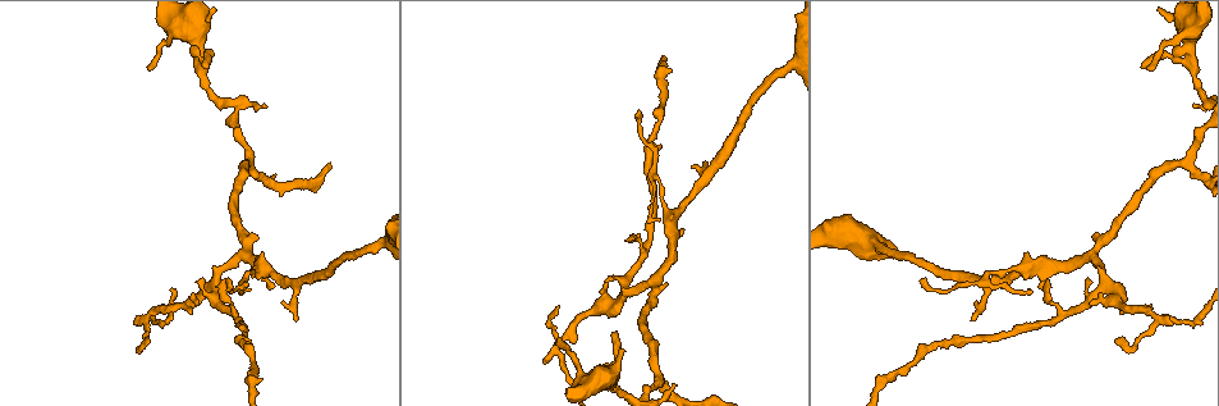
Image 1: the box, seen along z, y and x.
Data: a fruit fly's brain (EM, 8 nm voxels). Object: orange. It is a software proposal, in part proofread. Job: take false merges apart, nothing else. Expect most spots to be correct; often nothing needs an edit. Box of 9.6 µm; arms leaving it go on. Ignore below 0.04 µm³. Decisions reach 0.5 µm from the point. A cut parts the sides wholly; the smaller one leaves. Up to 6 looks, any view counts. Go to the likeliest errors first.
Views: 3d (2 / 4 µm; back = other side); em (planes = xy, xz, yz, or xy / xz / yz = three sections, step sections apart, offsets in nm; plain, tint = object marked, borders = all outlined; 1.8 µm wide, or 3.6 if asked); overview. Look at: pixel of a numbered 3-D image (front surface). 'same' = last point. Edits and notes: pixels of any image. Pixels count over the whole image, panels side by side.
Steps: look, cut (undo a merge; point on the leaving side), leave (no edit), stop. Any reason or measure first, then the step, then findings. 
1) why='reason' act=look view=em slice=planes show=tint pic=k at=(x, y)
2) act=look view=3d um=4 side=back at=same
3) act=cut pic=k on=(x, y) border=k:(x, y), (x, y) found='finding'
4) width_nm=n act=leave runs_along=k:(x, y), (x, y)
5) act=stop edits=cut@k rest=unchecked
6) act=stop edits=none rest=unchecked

why='abrupt turn' act=look view=em slice=yz step=8 show=tint pic=1 at=(624, 295)

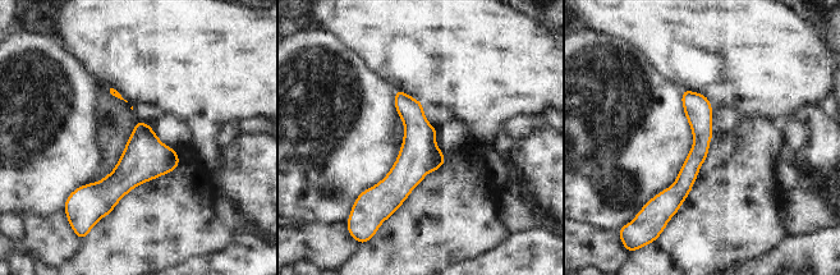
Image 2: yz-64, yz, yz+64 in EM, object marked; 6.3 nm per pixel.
act=look view=em slice=planes show=tint at=same

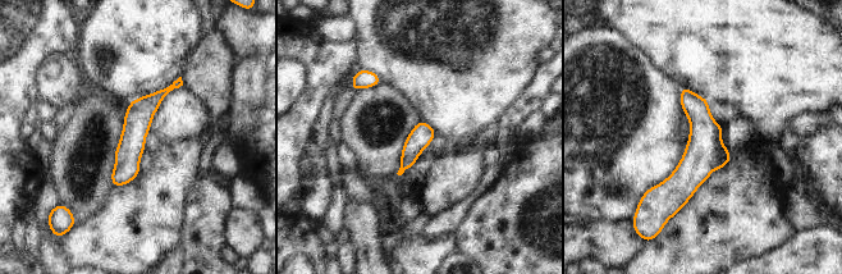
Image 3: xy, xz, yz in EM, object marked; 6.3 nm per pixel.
width_nm=140 act=leave runs_along=3:(177, 83), (138, 115), (117, 183) found='continuous, no second neuron'

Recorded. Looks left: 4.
why='three-way junction' act=look view=3d um=4 side=back pic=1 at=(789, 67)

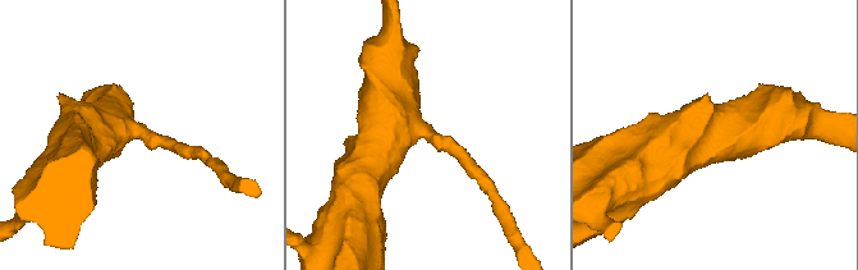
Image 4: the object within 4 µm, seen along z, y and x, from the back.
arms=3 arm_widths_nm=190,200,600 act=look view=em um=3.6 slice=xz step=8 show=tint pic=4 at=(428, 134)

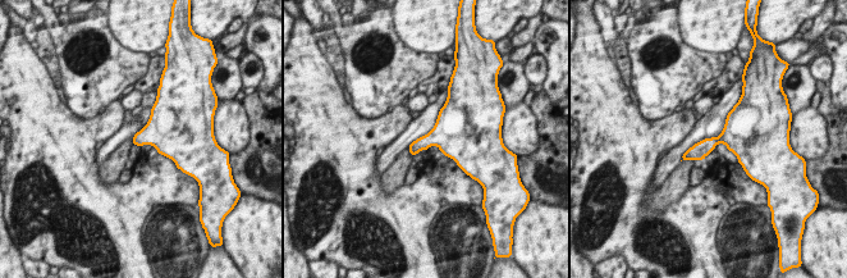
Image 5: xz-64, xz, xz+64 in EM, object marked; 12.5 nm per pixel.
act=look view=em um=3.6 slice=planes show=tint at=same

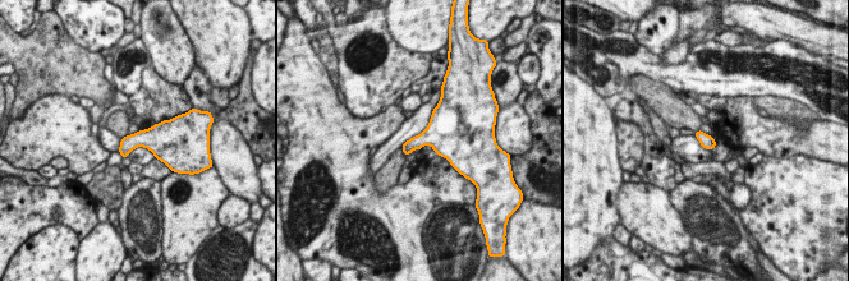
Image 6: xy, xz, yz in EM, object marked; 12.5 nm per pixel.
act=leave found='all the same neuron'

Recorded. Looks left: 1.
why='thick turns thin' act=look view=em um=3.6 slice=planes show=tint pic=1 at=(188, 30)

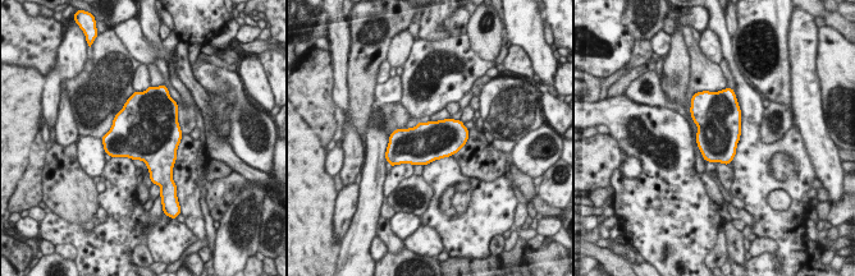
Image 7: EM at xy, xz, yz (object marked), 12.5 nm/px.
act=leave found='one neuron here'

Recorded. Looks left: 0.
act=stop edits=none rest=unchecked

